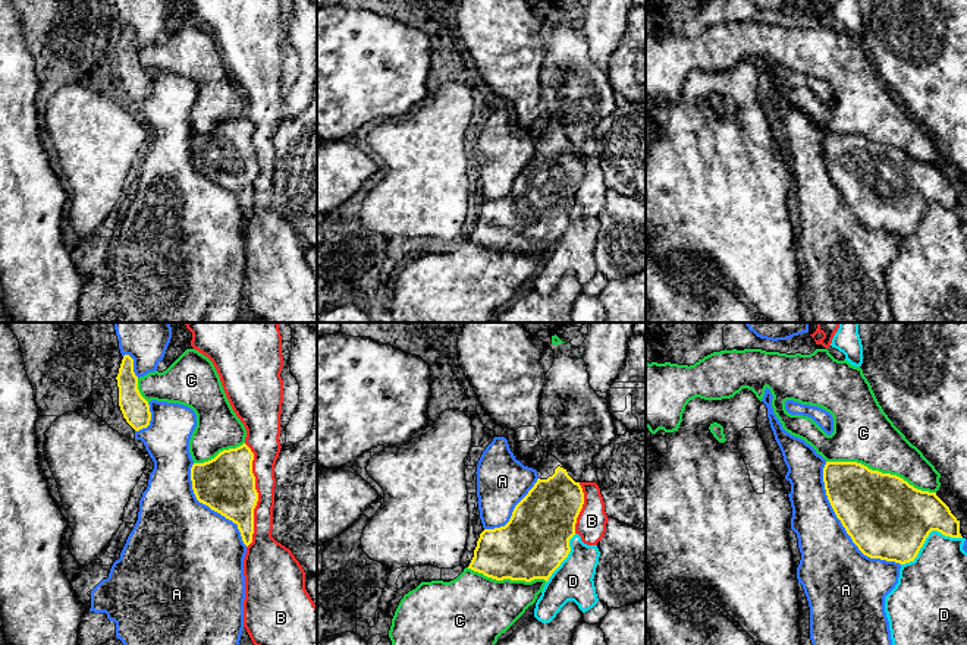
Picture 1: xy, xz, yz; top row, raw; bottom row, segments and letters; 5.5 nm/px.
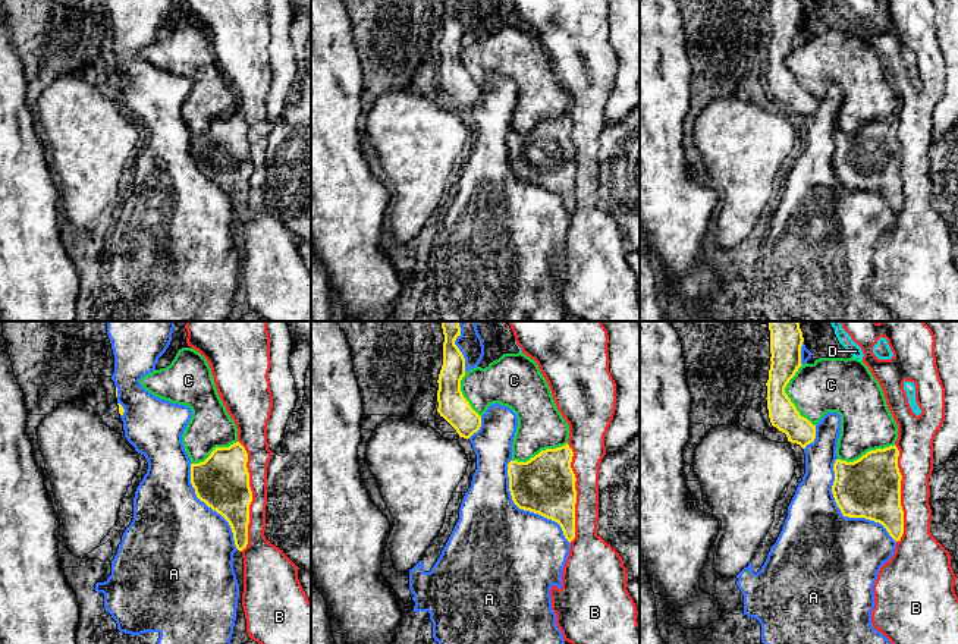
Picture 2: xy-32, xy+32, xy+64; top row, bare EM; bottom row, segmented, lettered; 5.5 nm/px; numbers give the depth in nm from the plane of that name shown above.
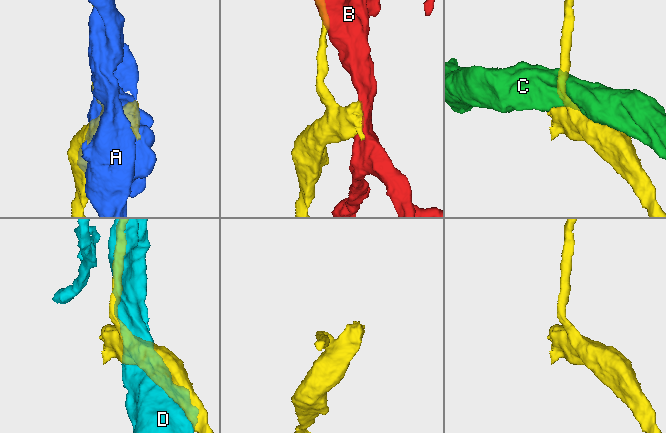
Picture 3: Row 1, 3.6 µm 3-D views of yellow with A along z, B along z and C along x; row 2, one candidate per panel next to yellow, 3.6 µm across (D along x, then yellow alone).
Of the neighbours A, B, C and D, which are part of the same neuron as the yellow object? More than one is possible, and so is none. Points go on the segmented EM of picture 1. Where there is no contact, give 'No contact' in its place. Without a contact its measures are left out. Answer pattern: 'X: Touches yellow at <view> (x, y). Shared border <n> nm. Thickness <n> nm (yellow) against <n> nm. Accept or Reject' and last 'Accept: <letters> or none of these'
A: Touches yellow at yz (843, 525). Shared border 700 nm. Thickness 440 nm (yellow) against 360 nm. Reject
B: Touches yellow at xy (257, 496). Shared border 600 nm. Thickness 320 nm (yellow) against 140 nm. Reject
C: Touches yellow at yz (881, 472). Shared border 650 nm. Thickness 440 nm (yellow) against 320 nm. Reject
D: Touches yellow at yz (928, 535). Shared border 360 nm. Thickness 440 nm (yellow) against 320 nm. Reject
Accept: none of these

